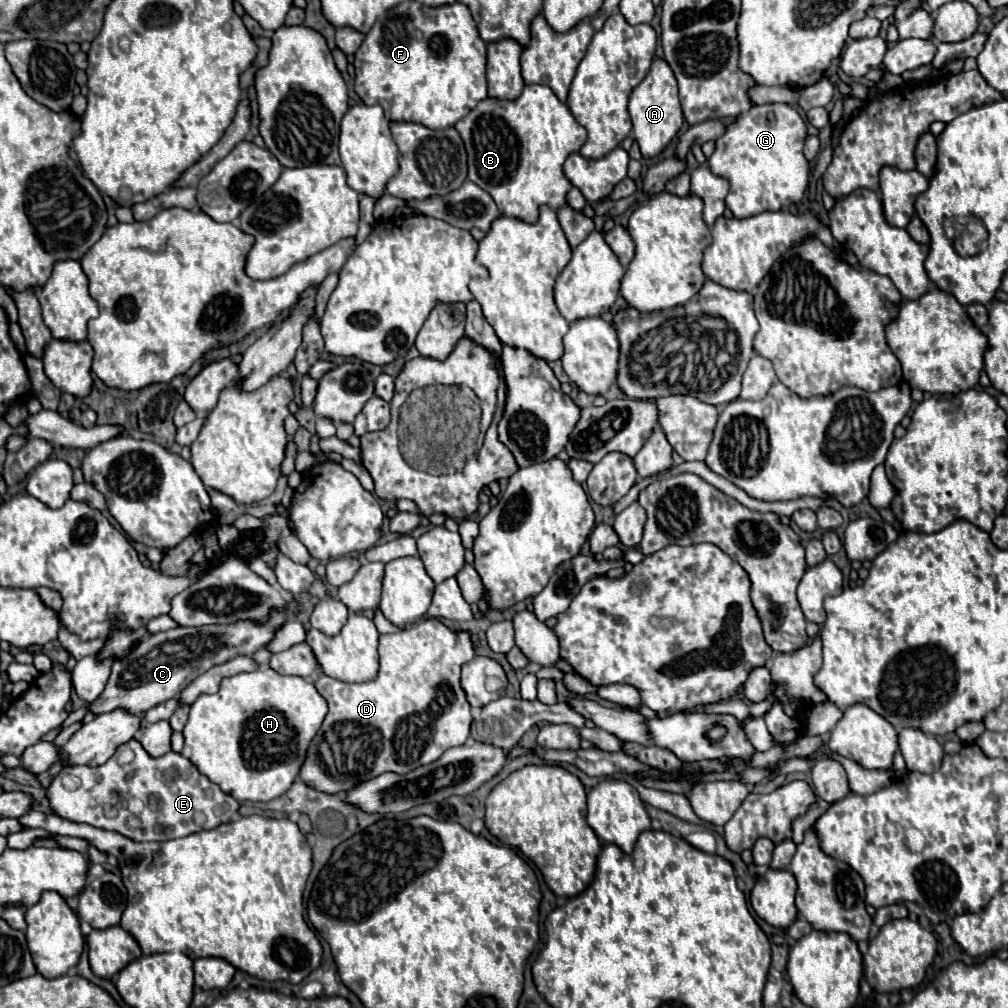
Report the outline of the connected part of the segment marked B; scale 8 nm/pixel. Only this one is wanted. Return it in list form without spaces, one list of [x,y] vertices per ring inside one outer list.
[[[528,84],[516,100],[486,98],[456,124],[456,130],[464,140],[468,154],[468,180],[486,190],[504,216],[520,218],[532,224],[538,220],[538,206],[546,204],[556,210],[566,202],[566,192],[572,184],[564,176],[562,164],[586,142],[586,128],[574,120],[568,106],[564,106],[548,86]]]

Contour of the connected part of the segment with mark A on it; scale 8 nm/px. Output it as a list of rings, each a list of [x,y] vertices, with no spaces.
[[[654,56],[650,72],[630,94],[628,112],[630,112],[632,124],[634,124],[634,130],[632,130],[634,138],[636,138],[644,158],[652,158],[652,156],[660,154],[668,146],[668,142],[678,134],[680,126],[684,124],[684,118],[682,118],[680,100],[678,100],[676,78],[664,58]]]

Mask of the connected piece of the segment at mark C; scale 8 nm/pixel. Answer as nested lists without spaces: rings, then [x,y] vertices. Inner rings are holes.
[[[274,612],[270,616],[270,624],[230,624],[230,626],[198,626],[198,628],[174,628],[168,632],[150,634],[130,656],[116,660],[112,664],[112,672],[104,692],[90,704],[86,704],[88,712],[98,716],[112,710],[126,710],[130,714],[142,714],[154,708],[160,702],[176,698],[186,684],[190,684],[196,676],[210,670],[212,666],[224,664],[236,656],[250,656],[258,648],[266,646],[272,638],[274,630],[282,626],[286,620],[286,612]]]

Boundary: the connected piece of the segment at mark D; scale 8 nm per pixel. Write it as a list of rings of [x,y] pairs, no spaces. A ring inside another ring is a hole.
[[[426,618],[410,628],[404,628],[396,634],[380,636],[380,668],[374,680],[362,684],[340,682],[320,674],[314,682],[318,692],[326,698],[330,712],[310,744],[310,752],[306,756],[306,764],[302,766],[300,778],[318,784],[310,784],[322,792],[344,792],[352,788],[356,782],[370,780],[380,776],[382,772],[398,772],[406,774],[422,764],[430,764],[442,756],[448,748],[462,746],[470,734],[470,706],[460,688],[460,668],[464,662],[474,658],[472,636],[466,630],[452,630],[438,618]]]

